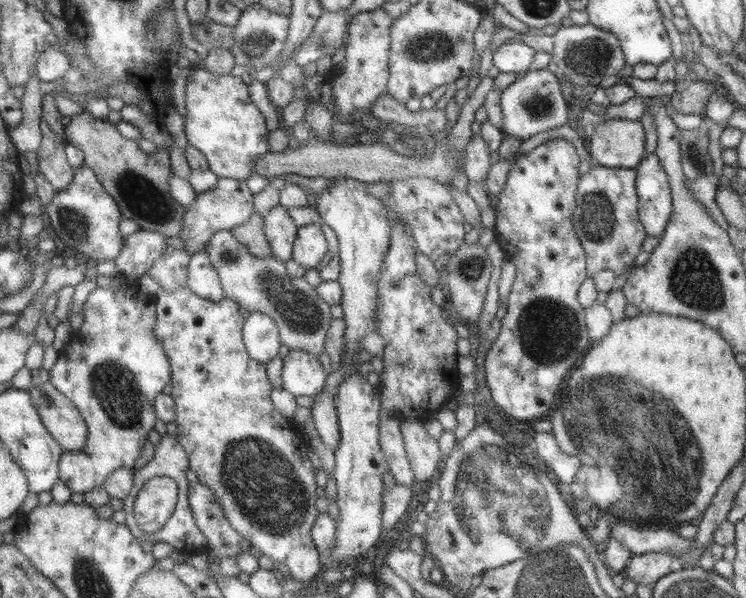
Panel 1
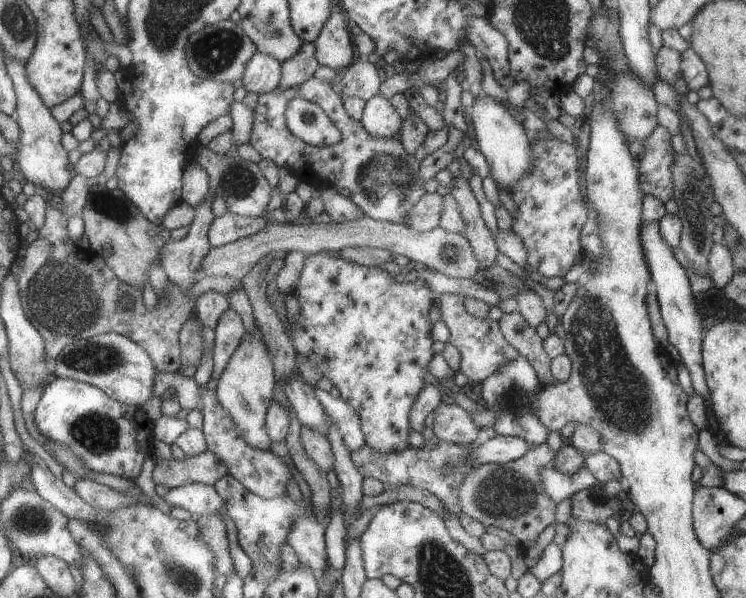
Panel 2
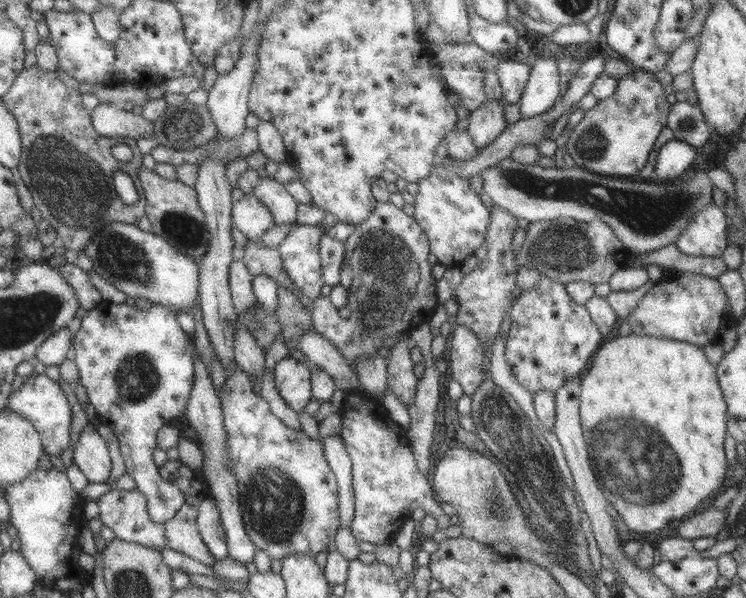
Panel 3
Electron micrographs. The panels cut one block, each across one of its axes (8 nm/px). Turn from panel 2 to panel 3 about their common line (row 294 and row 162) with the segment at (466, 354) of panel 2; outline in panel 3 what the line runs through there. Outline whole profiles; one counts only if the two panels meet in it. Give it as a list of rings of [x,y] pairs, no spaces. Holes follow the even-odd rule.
[[[452,156],[438,164],[434,172],[419,183],[420,189],[414,204],[415,217],[429,234],[433,254],[438,262],[448,267],[462,266],[467,256],[487,242],[487,231],[491,224],[490,210],[472,190],[470,179],[455,171],[455,164],[457,159]]]

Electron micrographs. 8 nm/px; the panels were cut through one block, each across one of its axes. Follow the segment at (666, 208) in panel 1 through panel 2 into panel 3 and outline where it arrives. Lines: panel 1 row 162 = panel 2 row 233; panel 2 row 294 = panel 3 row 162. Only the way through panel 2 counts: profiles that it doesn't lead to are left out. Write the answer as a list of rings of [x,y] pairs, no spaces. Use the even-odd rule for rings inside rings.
[[[676,138],[666,142],[656,154],[653,179],[659,182],[672,182],[688,171],[694,160],[701,154],[698,147]]]

